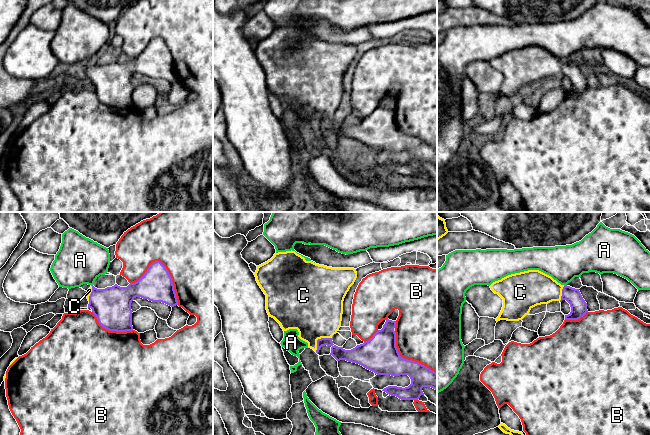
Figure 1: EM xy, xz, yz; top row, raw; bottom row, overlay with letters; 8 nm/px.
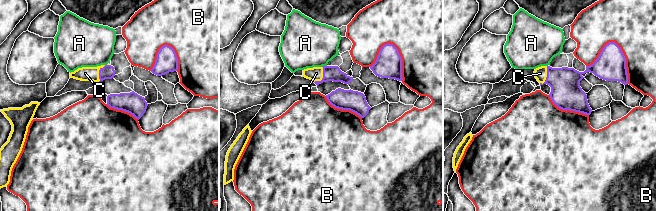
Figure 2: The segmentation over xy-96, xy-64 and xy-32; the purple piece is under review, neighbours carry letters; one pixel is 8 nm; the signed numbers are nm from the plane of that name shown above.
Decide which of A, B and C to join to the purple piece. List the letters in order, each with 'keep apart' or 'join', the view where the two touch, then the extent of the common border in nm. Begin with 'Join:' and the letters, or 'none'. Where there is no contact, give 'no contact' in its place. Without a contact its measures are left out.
Join: C
A: keep apart | yz | 30 nm
B: keep apart | xy | 420 nm
C: join | xz | 170 nm

